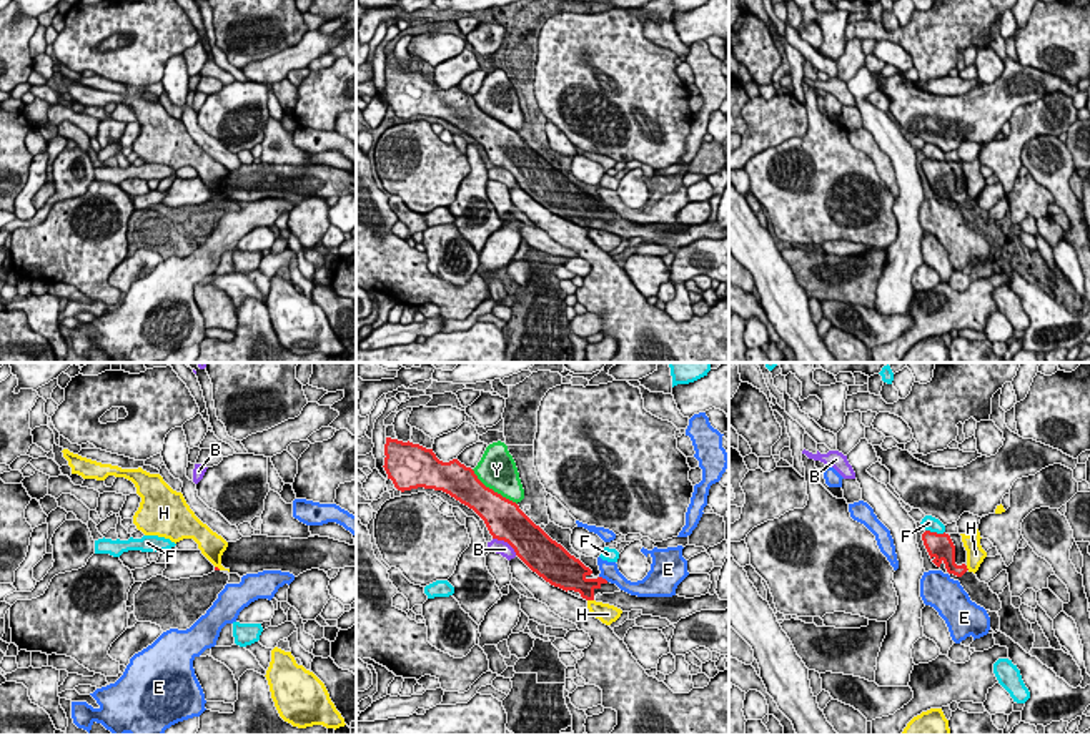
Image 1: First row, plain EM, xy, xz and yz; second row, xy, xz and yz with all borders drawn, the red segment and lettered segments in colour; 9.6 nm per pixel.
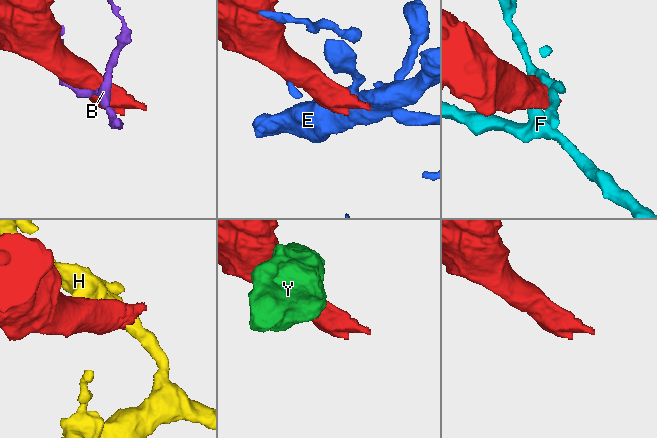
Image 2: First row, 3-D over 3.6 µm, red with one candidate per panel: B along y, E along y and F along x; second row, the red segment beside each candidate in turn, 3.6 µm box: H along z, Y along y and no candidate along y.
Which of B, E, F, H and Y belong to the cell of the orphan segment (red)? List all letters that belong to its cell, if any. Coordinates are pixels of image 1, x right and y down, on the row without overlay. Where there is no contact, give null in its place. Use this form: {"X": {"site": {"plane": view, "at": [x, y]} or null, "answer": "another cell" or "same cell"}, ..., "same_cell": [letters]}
{"B": {"site": {"plane": "xz", "at": [506, 168]}, "answer": "another cell"}, "E": {"site": {"plane": "xz", "at": [604, 207]}, "answer": "another cell"}, "F": {"site": {"plane": "yz", "at": [936, 160]}, "answer": "another cell"}, "H": {"site": {"plane": "xz", "at": [591, 226]}, "answer": "another cell"}, "Y": {"site": {"plane": "xz", "at": [491, 117]}, "answer": "another cell"}, "same_cell": []}

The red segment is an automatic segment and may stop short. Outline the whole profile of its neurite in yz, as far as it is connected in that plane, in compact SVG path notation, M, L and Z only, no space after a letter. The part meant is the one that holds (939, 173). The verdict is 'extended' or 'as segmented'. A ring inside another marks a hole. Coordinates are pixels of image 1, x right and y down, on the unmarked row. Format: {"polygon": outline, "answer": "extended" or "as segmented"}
{"polygon": "M925 158L922 161L924 173L932 190L940 195L945 191L949 201L962 205L967 196L967 178L960 161L937 161Z", "answer": "extended"}

